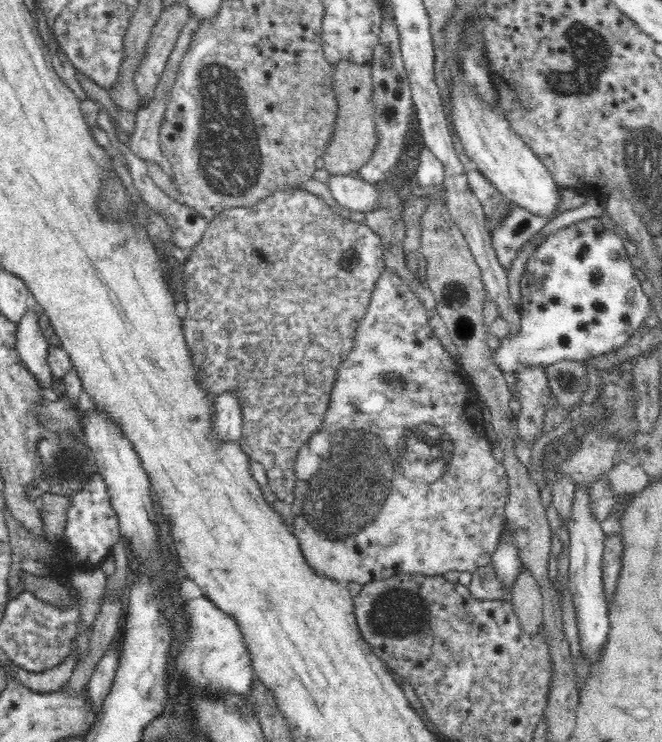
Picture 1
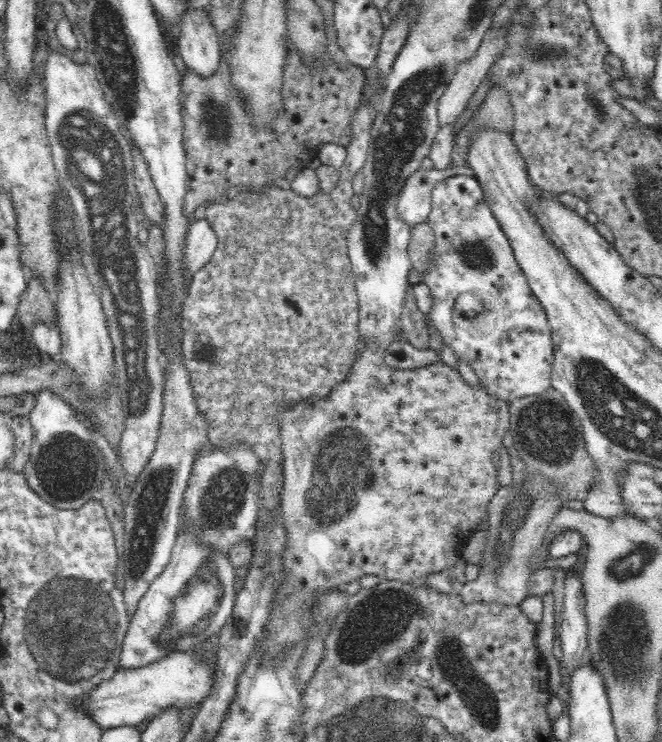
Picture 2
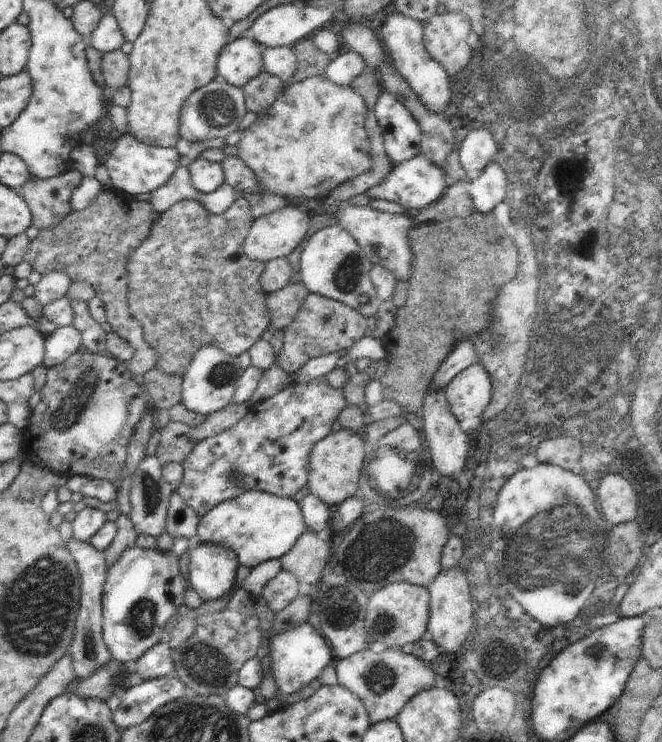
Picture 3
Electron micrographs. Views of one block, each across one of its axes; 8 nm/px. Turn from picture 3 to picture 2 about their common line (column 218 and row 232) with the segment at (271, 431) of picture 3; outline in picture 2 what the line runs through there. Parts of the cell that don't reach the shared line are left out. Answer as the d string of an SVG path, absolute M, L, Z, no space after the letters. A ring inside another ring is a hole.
M458 174L439 180L432 189L432 208L427 222L436 236L433 261L430 261L422 282L432 294L432 306L425 314L427 326L438 330L443 343L454 350L456 360L464 360L472 367L479 383L492 398L510 405L516 398L548 390L554 362L551 324L520 269L506 233L486 204L478 179Z

